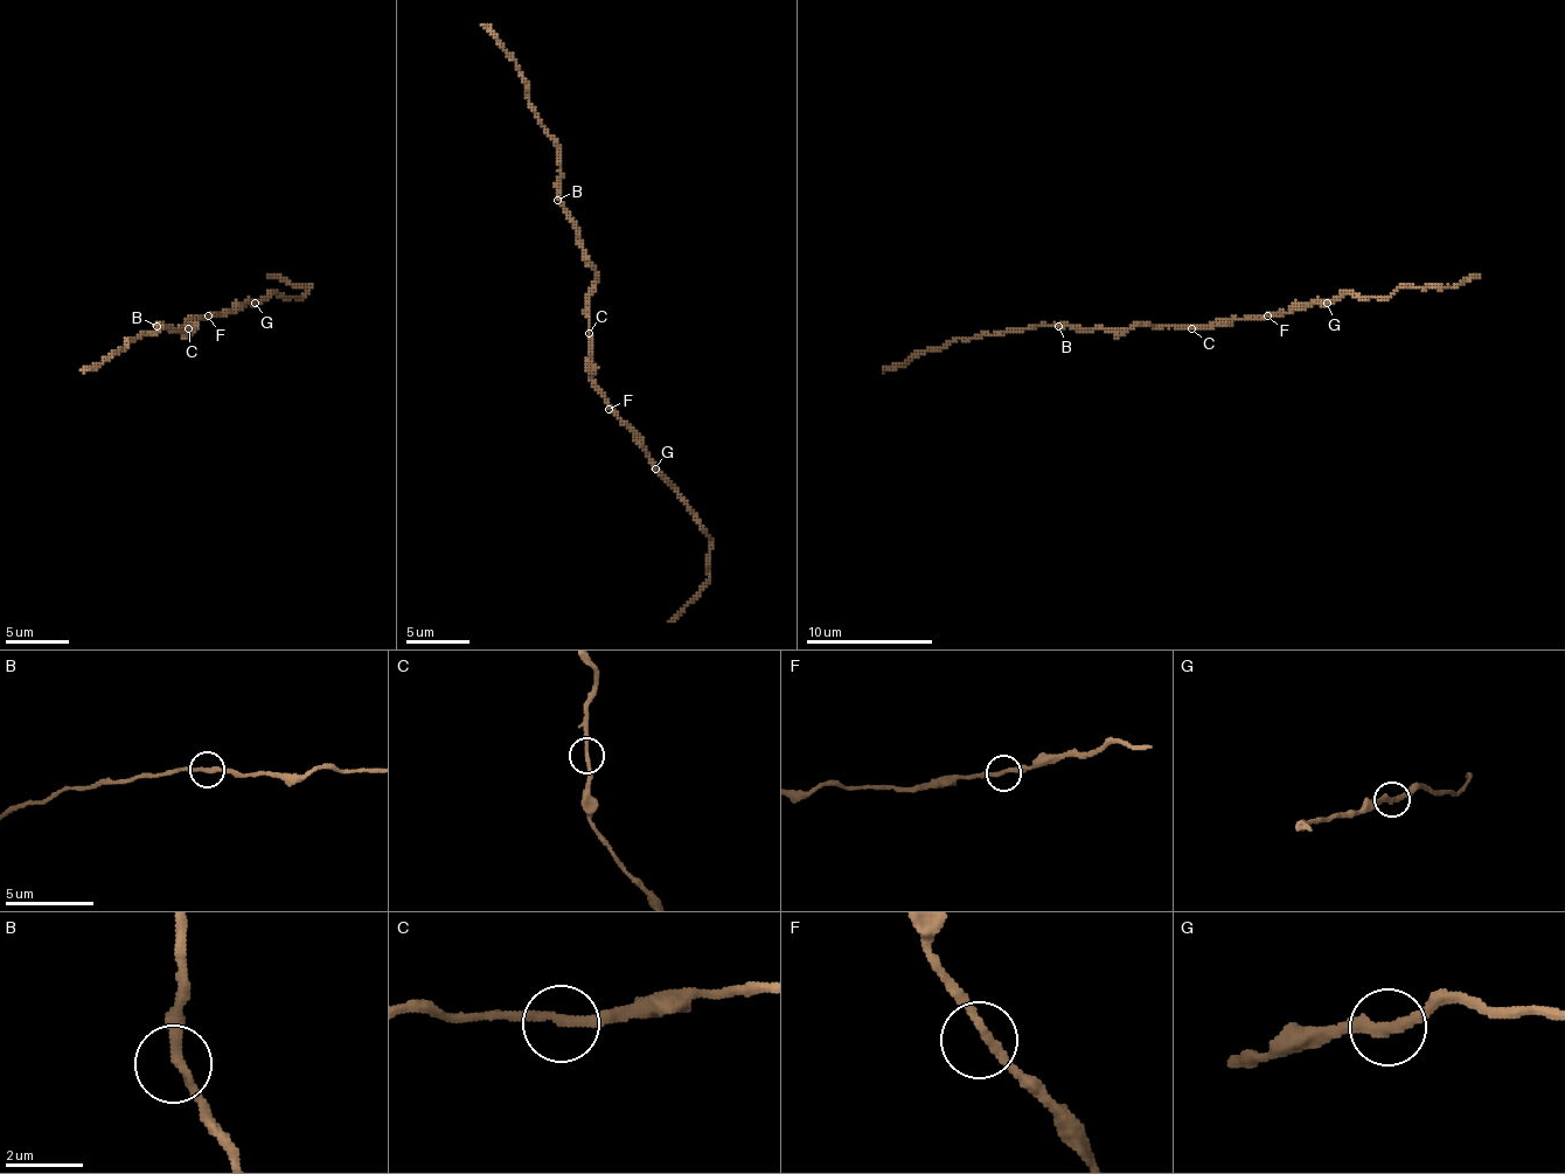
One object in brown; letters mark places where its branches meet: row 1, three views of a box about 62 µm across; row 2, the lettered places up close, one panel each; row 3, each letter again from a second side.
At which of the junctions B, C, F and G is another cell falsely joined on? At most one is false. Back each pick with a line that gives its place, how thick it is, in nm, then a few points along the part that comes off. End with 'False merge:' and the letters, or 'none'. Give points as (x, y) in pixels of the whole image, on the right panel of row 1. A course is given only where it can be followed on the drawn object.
False merge: none

